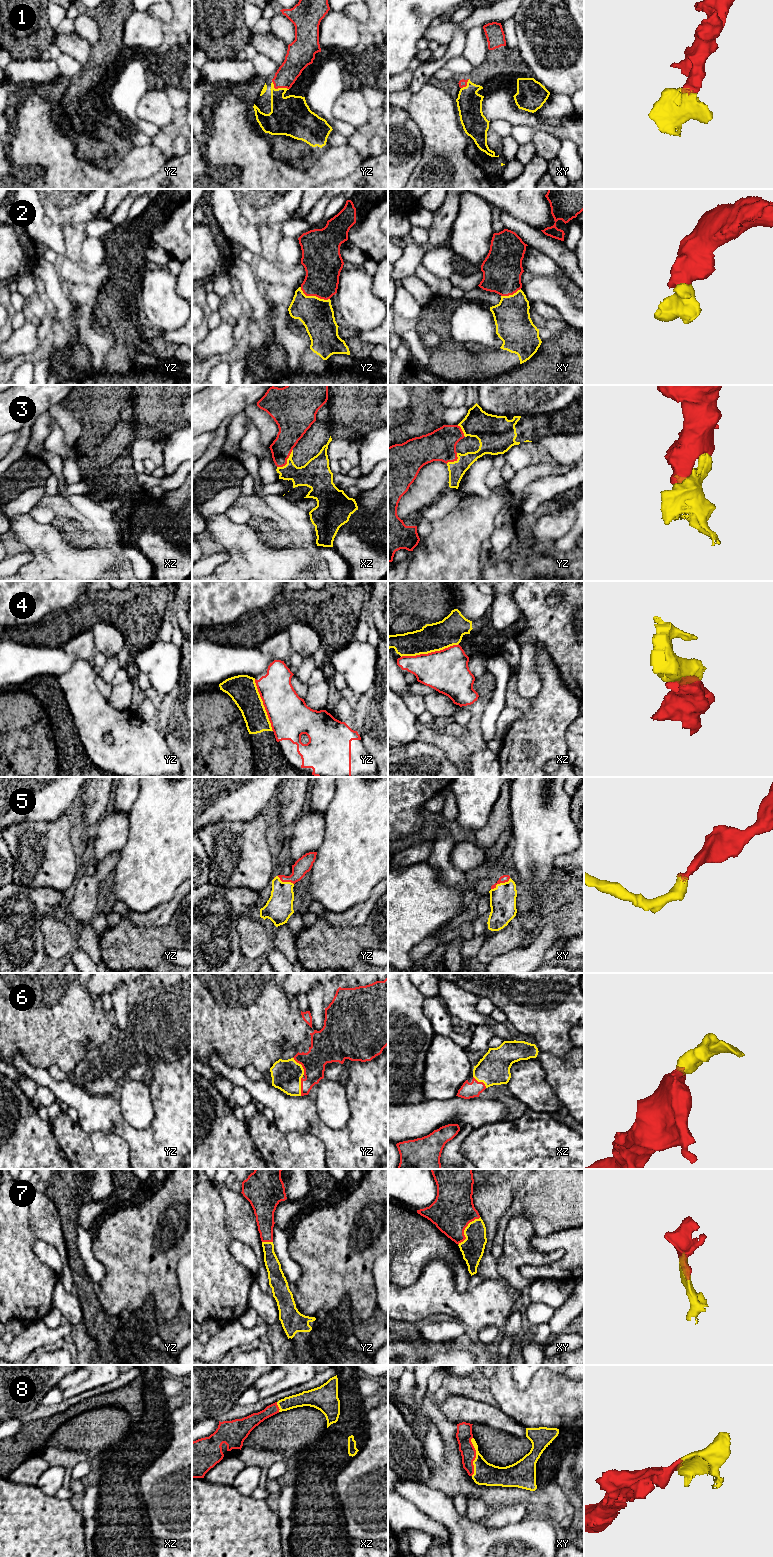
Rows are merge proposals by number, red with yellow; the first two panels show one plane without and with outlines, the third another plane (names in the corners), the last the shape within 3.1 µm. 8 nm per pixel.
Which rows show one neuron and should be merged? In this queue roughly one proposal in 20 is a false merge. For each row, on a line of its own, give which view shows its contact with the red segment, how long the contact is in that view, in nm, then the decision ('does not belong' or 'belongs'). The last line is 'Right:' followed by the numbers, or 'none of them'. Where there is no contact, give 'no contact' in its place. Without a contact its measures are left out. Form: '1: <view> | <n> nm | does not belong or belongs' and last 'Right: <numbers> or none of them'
1: yz | 150 nm | belongs
2: yz | 260 nm | belongs
3: xz | 200 nm | belongs
4: xz | 480 nm | does not belong
5: xy | 180 nm | belongs
6: yz | 170 nm | belongs
7: xy | 300 nm | belongs
8: xy | 320 nm | belongs
Right: 1, 2, 3, 5, 6, 7, 8

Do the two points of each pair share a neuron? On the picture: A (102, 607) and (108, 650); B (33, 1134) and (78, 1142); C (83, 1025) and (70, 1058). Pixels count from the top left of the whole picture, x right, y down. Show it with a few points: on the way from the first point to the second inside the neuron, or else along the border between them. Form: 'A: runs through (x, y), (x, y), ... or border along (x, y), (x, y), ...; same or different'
A: border along (91, 628), (97, 622), (107, 622), (123, 636); different
B: border along (52, 1130), (57, 1143), (67, 1157); different
C: runs through (75, 1033), (70, 1038), (70, 1050); same

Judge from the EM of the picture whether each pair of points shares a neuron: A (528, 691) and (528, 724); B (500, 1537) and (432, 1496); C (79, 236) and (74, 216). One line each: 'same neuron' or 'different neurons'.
A: different neurons
B: same neuron
C: different neurons

